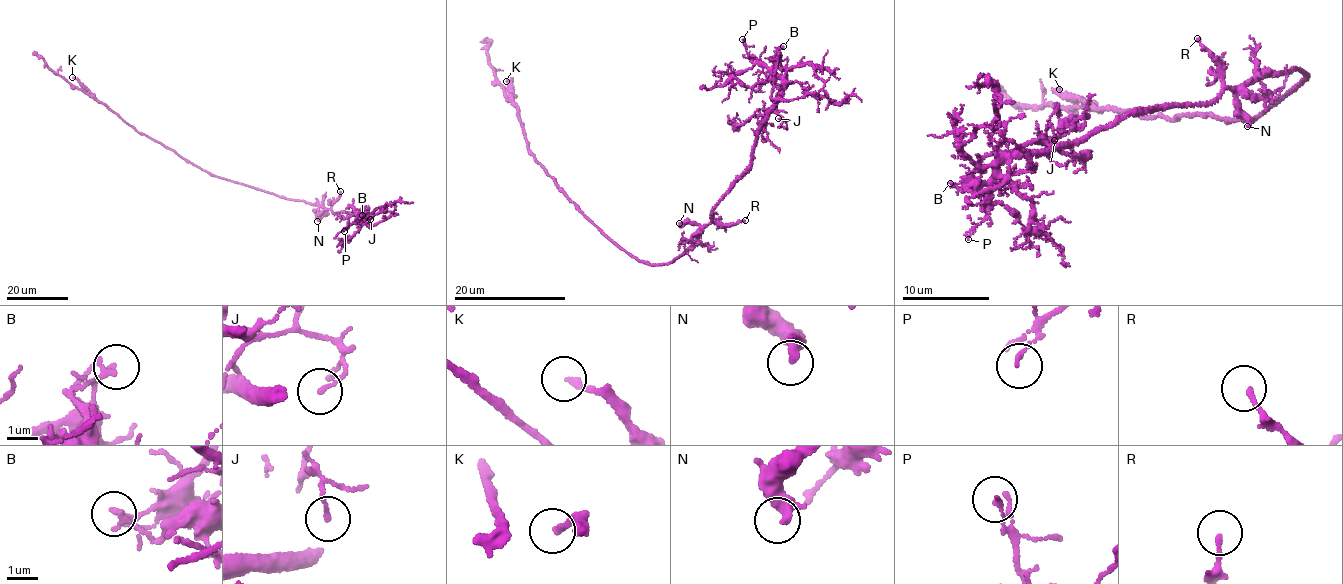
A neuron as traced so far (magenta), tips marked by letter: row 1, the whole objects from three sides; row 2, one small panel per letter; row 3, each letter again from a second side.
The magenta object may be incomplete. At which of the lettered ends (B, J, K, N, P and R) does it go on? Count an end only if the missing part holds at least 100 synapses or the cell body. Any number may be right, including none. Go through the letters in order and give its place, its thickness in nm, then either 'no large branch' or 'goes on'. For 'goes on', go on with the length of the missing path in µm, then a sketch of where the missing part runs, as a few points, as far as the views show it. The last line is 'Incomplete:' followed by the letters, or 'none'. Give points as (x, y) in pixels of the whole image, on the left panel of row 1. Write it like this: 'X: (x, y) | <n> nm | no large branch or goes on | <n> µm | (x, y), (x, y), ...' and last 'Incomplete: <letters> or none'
B: (362, 215) | 150 nm | no large branch
J: (370, 219) | 120 nm | no large branch
K: (72, 77) | 180 nm | no large branch
N: (317, 221) | 360 nm | no large branch
P: (344, 231) | 130 nm | no large branch
R: (340, 191) | 150 nm | no large branch
Incomplete: none

